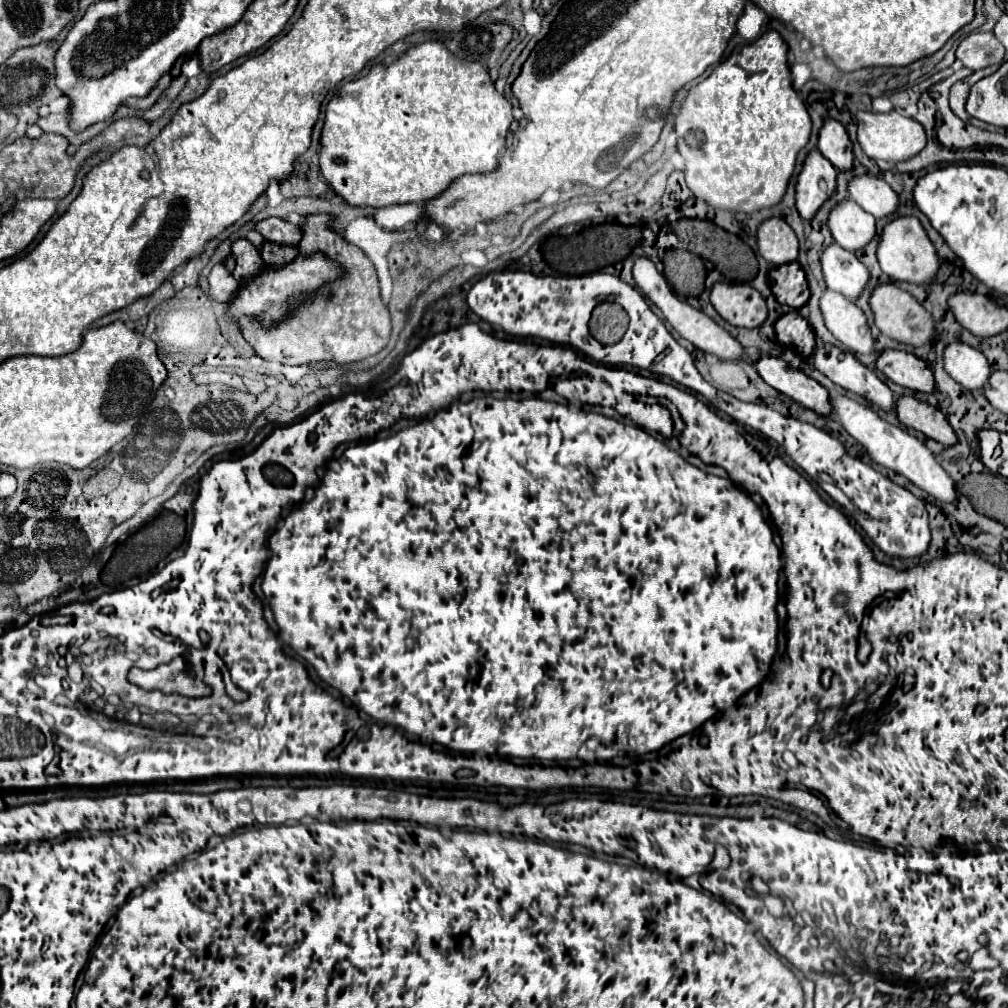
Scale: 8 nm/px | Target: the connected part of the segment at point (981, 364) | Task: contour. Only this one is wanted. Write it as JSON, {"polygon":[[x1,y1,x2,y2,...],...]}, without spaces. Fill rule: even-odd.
{"polygon":[[950,343,944,349,944,371,966,389,982,389,990,375,990,365,982,351,966,343]]}

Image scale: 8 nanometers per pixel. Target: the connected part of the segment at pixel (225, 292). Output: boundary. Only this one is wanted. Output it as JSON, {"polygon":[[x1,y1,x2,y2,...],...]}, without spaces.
{"polygon":[[218,263,210,271,210,297,220,303,230,303,230,299,236,295,238,283,236,279,226,271,222,263]]}

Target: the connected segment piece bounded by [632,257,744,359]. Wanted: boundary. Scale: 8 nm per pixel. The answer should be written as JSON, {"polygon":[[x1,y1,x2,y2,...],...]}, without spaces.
{"polygon":[[636,257,636,259,634,259,632,277,634,277,638,289,662,311,664,319,672,325,672,329,676,329,676,331,680,333,680,337,684,337,686,341,690,341,692,345,696,345,700,351,712,353,712,355,722,357,722,359,738,359,738,357,744,357,744,349,740,347,740,343,738,343,730,333,726,333,722,327,718,327,708,315,704,315,702,311,694,309,694,307,688,305,686,301,680,301,680,299,672,293,672,289,670,289,670,285,668,285,668,281,664,279,664,275,658,273,656,265,654,265,648,257]]}

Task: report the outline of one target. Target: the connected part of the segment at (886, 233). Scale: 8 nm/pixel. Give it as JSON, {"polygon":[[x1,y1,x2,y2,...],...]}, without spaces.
{"polygon":[[898,217,886,223,880,235,876,255,878,255,882,271,896,281,924,285,924,283,930,283,934,275,938,273,938,257,936,257,934,245,930,243,924,227,920,225,916,217]]}

